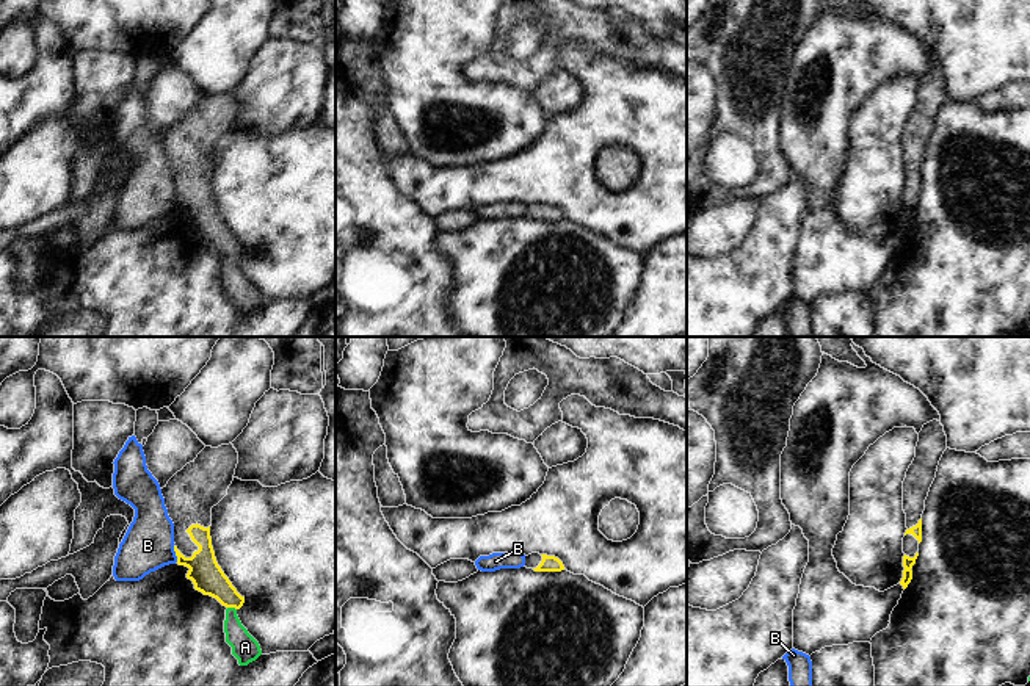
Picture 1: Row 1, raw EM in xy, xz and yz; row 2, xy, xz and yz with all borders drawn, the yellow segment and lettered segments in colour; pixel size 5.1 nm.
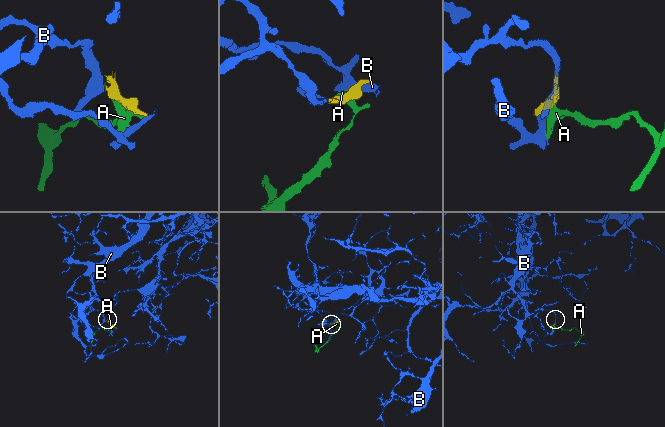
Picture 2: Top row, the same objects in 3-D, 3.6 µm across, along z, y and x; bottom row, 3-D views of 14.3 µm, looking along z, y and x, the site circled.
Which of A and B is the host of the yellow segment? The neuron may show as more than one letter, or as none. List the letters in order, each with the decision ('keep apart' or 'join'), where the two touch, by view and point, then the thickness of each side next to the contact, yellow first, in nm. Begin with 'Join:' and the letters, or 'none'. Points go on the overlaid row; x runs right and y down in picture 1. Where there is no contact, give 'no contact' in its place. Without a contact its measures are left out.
Join: none
A: keep apart | xy (232, 606) | 160/140 nm
B: keep apart | xy (176, 553) | 160/260 nm

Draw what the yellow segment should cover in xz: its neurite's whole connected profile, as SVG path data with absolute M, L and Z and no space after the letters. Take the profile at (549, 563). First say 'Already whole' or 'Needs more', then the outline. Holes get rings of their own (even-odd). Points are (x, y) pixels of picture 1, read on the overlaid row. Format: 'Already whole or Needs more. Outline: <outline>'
Needs more. Outline: M531 553L525 556L525 567L535 572L561 572L564 570L563 562L555 556Z

